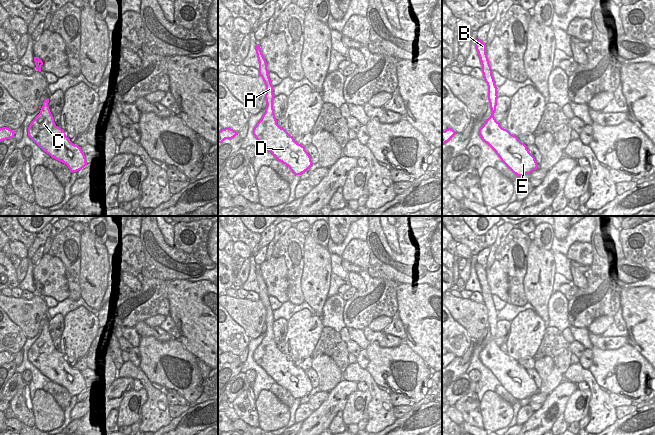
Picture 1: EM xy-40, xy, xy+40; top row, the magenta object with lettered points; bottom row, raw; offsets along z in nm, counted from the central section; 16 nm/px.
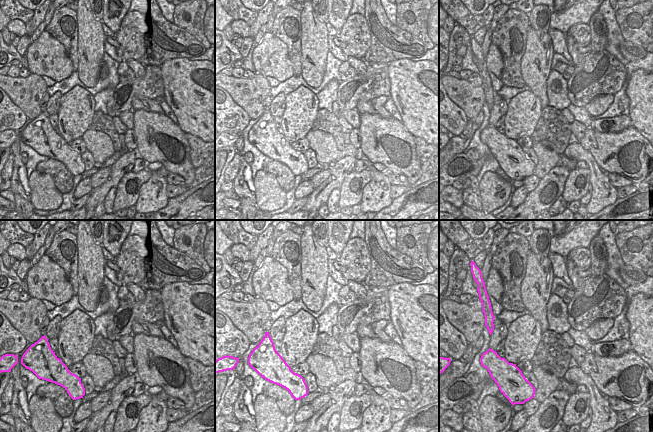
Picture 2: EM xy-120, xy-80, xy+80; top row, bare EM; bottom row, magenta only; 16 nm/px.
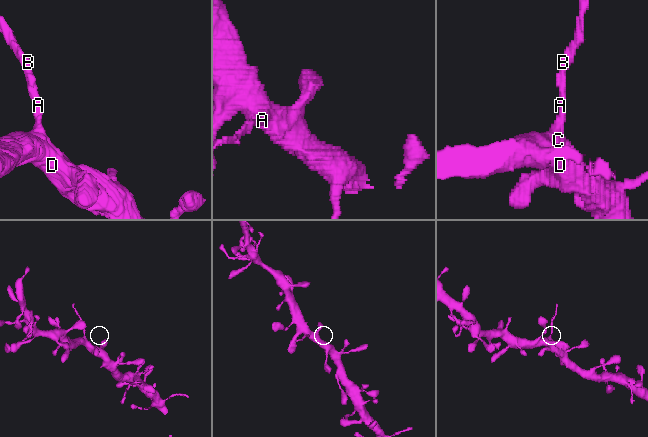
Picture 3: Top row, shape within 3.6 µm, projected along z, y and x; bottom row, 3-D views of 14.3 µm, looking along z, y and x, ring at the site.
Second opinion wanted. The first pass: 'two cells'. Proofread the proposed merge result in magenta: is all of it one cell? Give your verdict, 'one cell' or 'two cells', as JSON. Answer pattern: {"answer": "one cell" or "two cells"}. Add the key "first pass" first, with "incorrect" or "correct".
{"first pass": "correct", "answer": "two cells"}

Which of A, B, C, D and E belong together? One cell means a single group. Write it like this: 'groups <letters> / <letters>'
groups A B / C D E

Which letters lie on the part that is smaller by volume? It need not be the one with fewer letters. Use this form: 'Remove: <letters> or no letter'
Remove: A, B

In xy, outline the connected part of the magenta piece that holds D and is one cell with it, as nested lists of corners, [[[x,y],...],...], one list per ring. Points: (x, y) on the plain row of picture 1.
[[[265,323],[267,330],[261,344],[253,353],[253,359],[280,386],[290,392],[295,399],[301,399],[313,387],[305,371],[277,348],[273,327]]]

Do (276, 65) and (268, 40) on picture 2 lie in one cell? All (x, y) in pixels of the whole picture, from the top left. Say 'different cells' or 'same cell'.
same cell

